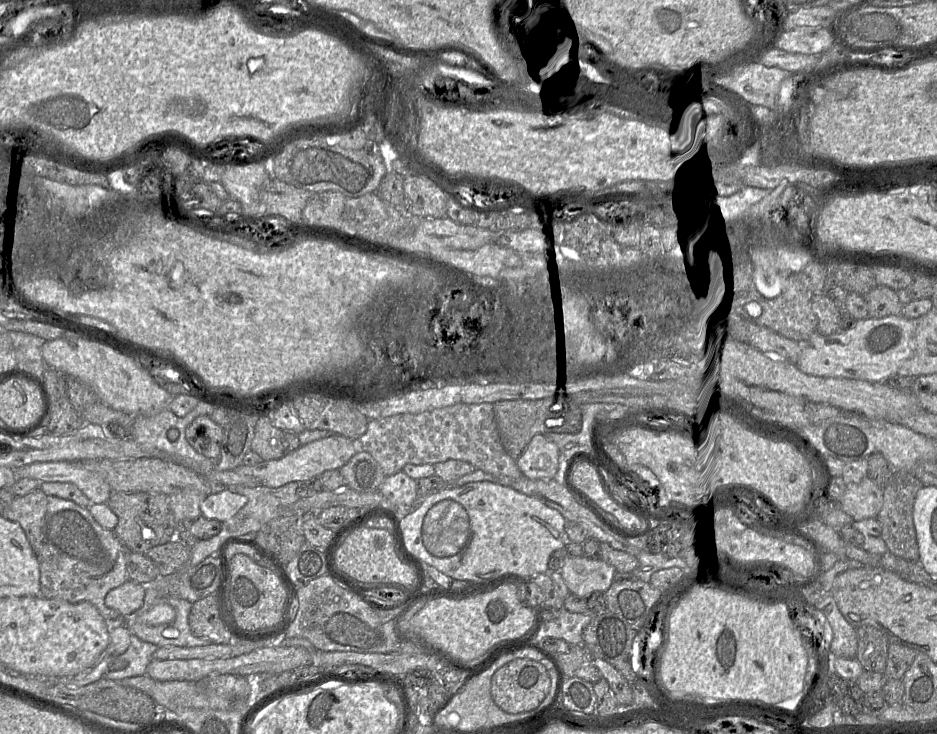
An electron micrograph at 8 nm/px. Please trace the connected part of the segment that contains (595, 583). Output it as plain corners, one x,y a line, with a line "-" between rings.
568,555
562,567
562,577
570,593
587,599
594,592
606,592
615,575
616,568
600,557

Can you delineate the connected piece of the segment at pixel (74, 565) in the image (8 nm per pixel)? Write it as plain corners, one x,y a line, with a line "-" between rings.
36,489
16,497
8,507
3,508
2,516
21,525
33,548
39,562
42,597
70,603
89,602
105,620
121,616
119,611
106,606
105,596
128,581
128,549
113,530
103,528
94,519
88,508

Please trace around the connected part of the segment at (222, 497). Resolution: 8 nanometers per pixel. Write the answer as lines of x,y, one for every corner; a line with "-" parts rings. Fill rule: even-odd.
232,489
214,490
200,504
201,515
221,523
231,519
248,502
244,495
235,493

